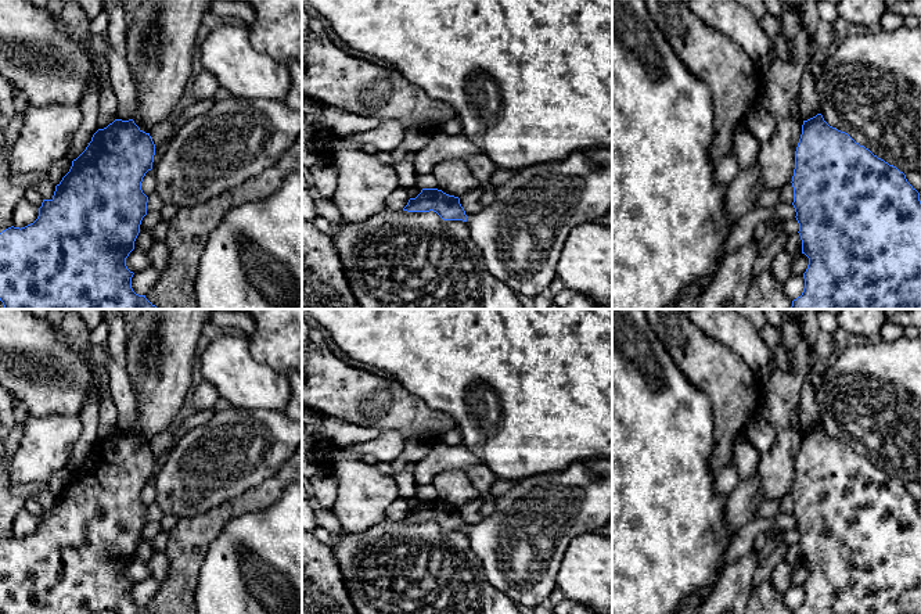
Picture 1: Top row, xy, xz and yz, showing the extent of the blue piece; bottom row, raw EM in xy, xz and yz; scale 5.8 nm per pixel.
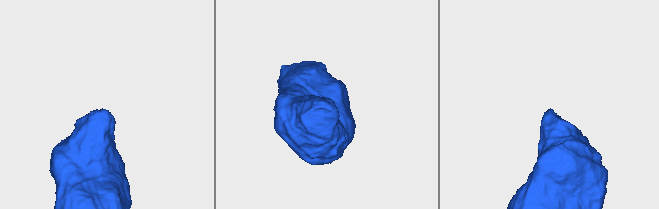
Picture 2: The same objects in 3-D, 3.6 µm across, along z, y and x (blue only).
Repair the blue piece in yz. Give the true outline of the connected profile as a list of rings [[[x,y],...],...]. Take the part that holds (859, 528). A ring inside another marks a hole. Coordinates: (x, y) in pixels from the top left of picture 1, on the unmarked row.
[[[817,424],[803,431],[802,445],[795,462],[795,480],[791,493],[802,564],[809,568],[807,579],[803,584],[803,603],[792,614],[921,614],[921,511],[920,503],[907,492],[903,482],[856,453],[848,444],[830,437],[823,426]]]

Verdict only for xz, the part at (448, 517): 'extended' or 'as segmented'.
as segmented

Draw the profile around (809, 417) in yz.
[[[810,345],[810,367],[801,392],[799,421],[803,431],[820,424],[819,406],[816,402],[816,391],[812,384],[813,367],[816,363],[814,345]]]

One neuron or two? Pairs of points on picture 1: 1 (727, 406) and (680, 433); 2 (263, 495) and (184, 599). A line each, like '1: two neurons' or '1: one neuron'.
1: two neurons
2: one neuron

